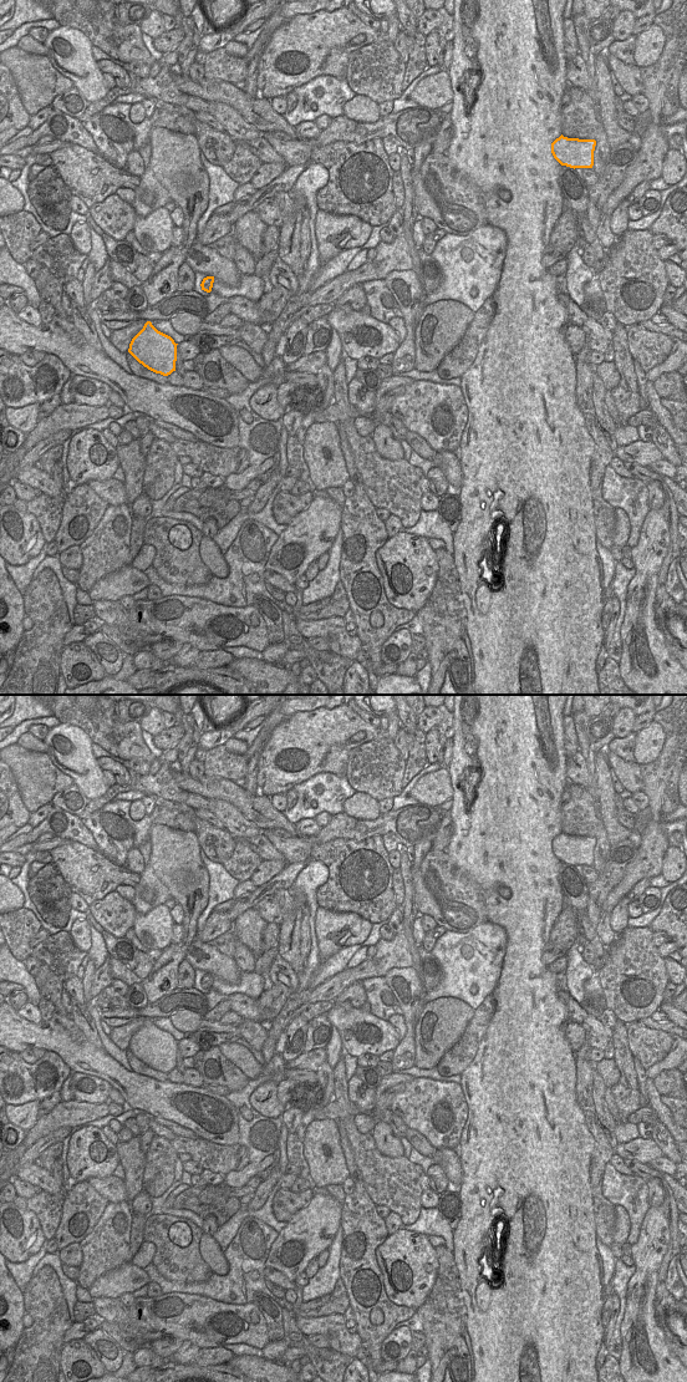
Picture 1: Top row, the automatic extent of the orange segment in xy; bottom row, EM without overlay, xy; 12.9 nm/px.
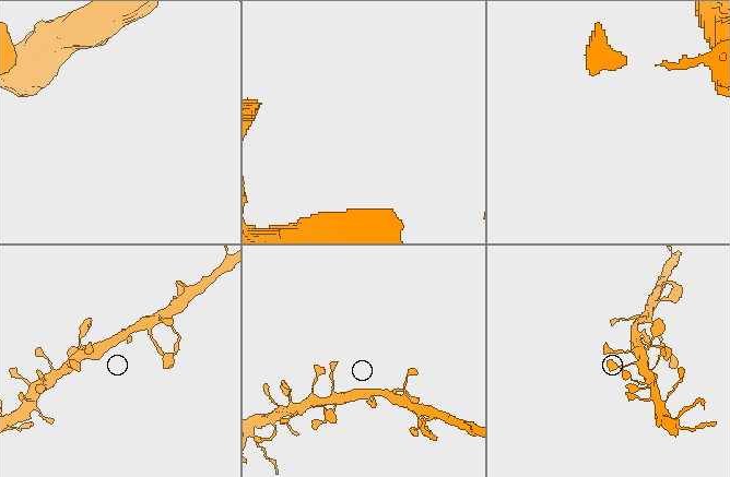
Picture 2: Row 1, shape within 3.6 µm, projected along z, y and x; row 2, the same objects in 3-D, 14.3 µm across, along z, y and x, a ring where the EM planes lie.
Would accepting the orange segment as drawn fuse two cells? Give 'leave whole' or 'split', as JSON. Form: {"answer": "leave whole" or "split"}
{"answer": "leave whole"}

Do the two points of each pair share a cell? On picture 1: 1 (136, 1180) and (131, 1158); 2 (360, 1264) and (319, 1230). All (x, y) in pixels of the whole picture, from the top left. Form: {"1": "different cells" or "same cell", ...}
{"1": "same cell", "2": "different cells"}

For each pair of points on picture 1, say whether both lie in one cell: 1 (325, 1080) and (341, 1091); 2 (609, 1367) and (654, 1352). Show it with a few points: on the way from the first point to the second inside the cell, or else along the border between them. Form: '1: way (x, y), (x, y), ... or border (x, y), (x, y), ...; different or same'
1: border (331, 1070), (332, 1098); different
2: border (617, 1361), (620, 1368); different

